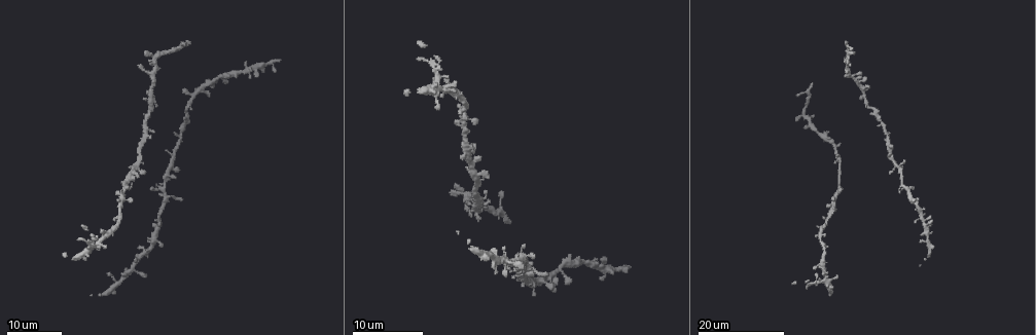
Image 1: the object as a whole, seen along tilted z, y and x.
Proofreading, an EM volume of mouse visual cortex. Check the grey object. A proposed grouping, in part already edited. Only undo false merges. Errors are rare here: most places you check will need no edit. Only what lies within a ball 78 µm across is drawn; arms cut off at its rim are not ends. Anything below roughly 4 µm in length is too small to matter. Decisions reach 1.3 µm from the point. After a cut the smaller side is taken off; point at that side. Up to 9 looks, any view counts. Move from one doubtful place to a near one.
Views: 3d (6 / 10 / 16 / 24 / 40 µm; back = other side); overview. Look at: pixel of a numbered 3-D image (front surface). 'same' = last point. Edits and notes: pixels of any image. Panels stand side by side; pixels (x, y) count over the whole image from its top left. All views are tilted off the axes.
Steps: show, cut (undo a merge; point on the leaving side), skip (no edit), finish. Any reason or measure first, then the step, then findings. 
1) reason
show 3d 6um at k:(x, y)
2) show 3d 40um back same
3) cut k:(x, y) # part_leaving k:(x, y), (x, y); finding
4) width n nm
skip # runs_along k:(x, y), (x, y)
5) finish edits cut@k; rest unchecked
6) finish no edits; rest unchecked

side arm on a straight run
show 3d 16um at 1:(833, 148)

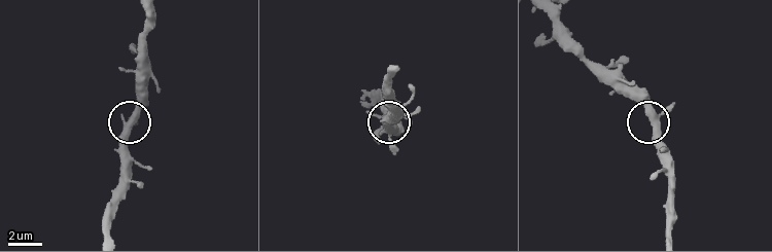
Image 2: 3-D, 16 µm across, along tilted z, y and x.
show 3d 6um at 2:(129, 124)

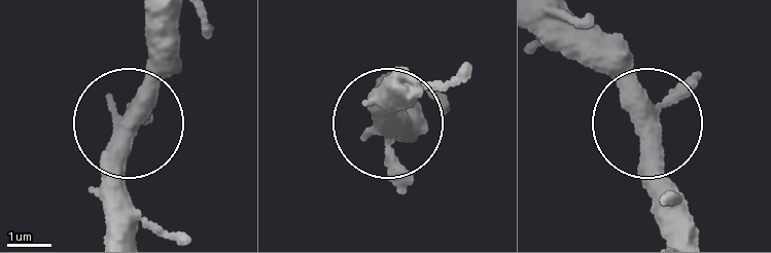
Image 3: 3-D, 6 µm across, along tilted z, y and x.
show 3d 6um back at 3:(640, 123)

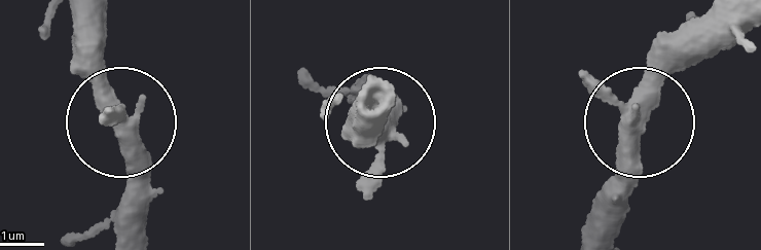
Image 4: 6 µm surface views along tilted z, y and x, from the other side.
skip # runs_along 4:(367, 198), (384, 108); all the same neuron

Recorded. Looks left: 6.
sudden change in width
show 3d 24um at 1:(806, 116)

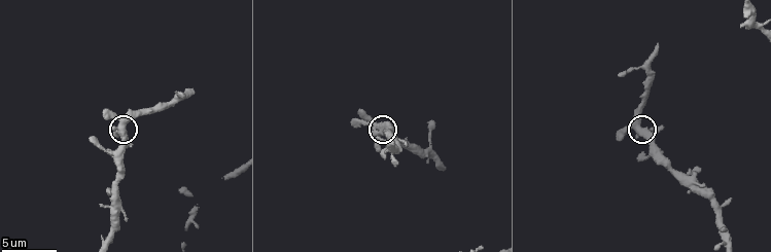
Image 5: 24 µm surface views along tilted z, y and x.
show 3d 6um at 5:(640, 130)

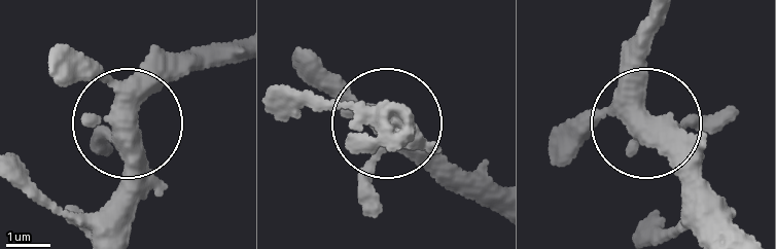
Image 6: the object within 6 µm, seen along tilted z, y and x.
width 470 nm
skip # one neuron here

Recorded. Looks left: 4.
sudden change in width
show 3d 16um at 5:(177, 98)

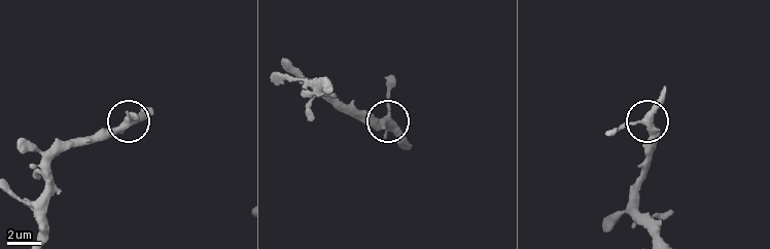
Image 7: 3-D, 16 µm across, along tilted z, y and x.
arms 4
skip # runs_along 7:(657, 230), (638, 200), (649, 127), (640, 121), (609, 130); one neuron here

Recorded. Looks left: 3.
three-way junction
show 3d 16um at 1:(882, 124)

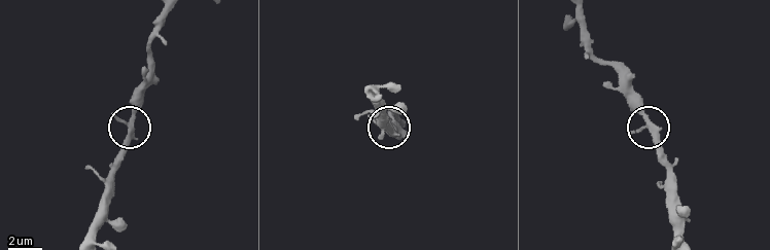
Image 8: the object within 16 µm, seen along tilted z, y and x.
zoom in
show 3d 10um at 8:(132, 124)

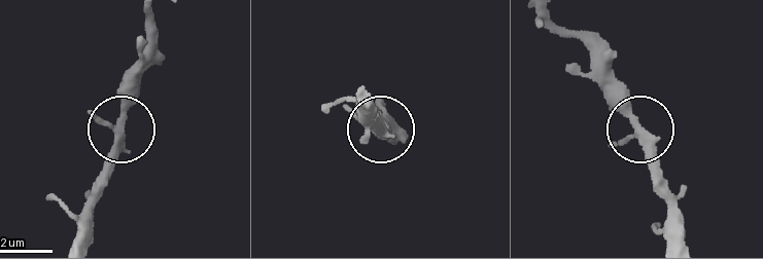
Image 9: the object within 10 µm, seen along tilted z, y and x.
arms 3
skip # continuous, no second neuron

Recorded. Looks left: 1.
finish no edits; rest unchecked

